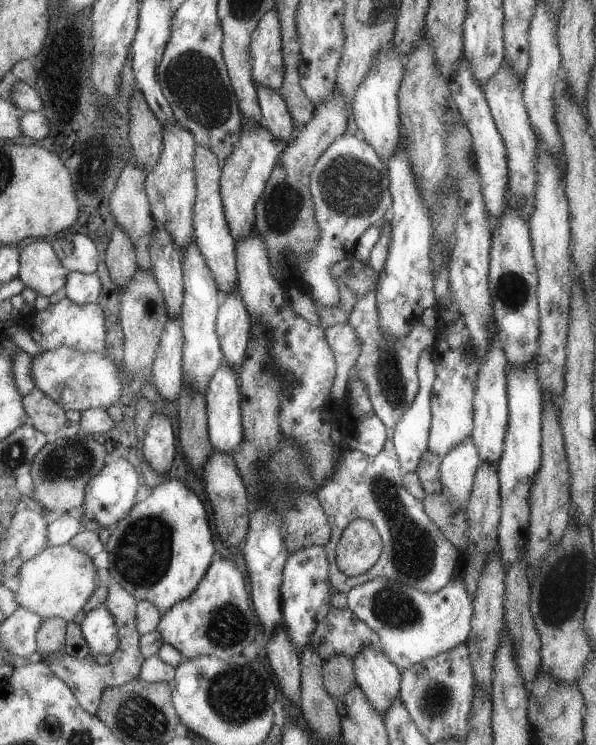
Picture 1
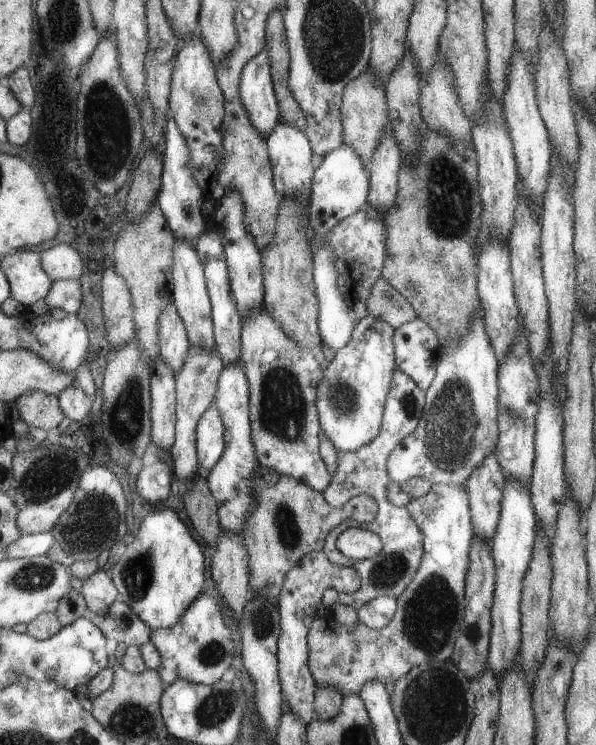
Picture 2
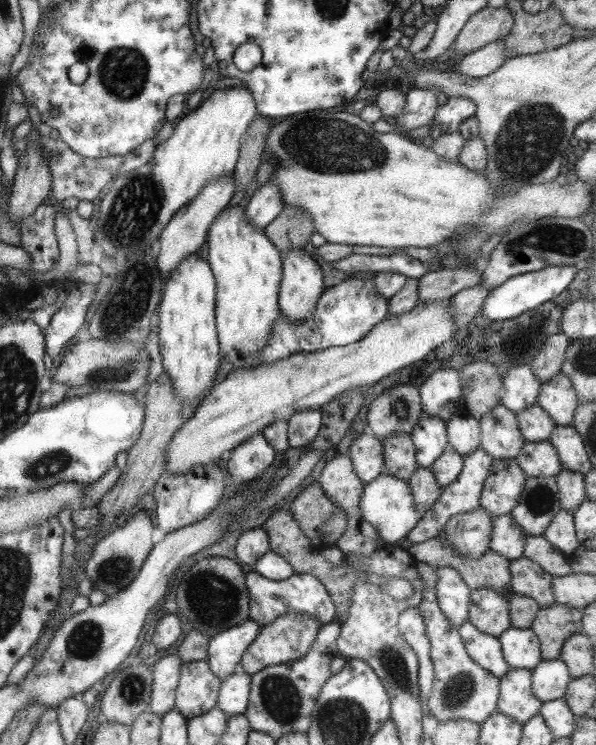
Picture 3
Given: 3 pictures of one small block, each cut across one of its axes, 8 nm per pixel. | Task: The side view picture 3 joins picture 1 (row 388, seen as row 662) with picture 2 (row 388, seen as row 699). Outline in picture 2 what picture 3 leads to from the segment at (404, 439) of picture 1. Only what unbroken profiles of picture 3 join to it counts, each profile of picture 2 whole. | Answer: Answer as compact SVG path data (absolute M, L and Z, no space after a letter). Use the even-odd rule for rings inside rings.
M415 318L413 322L395 328L393 344L397 368L409 374L425 392L437 374L439 336L423 320Z

